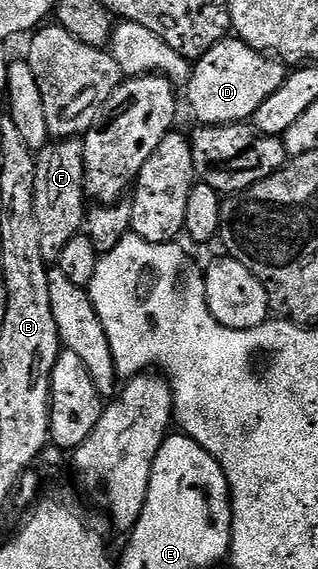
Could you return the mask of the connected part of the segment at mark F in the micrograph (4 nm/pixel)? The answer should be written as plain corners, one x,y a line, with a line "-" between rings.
58,139
48,143
36,153
36,227
40,227
40,255
47,263
57,263
64,247
83,232
88,208
86,196
86,168
84,167
84,147
78,139

